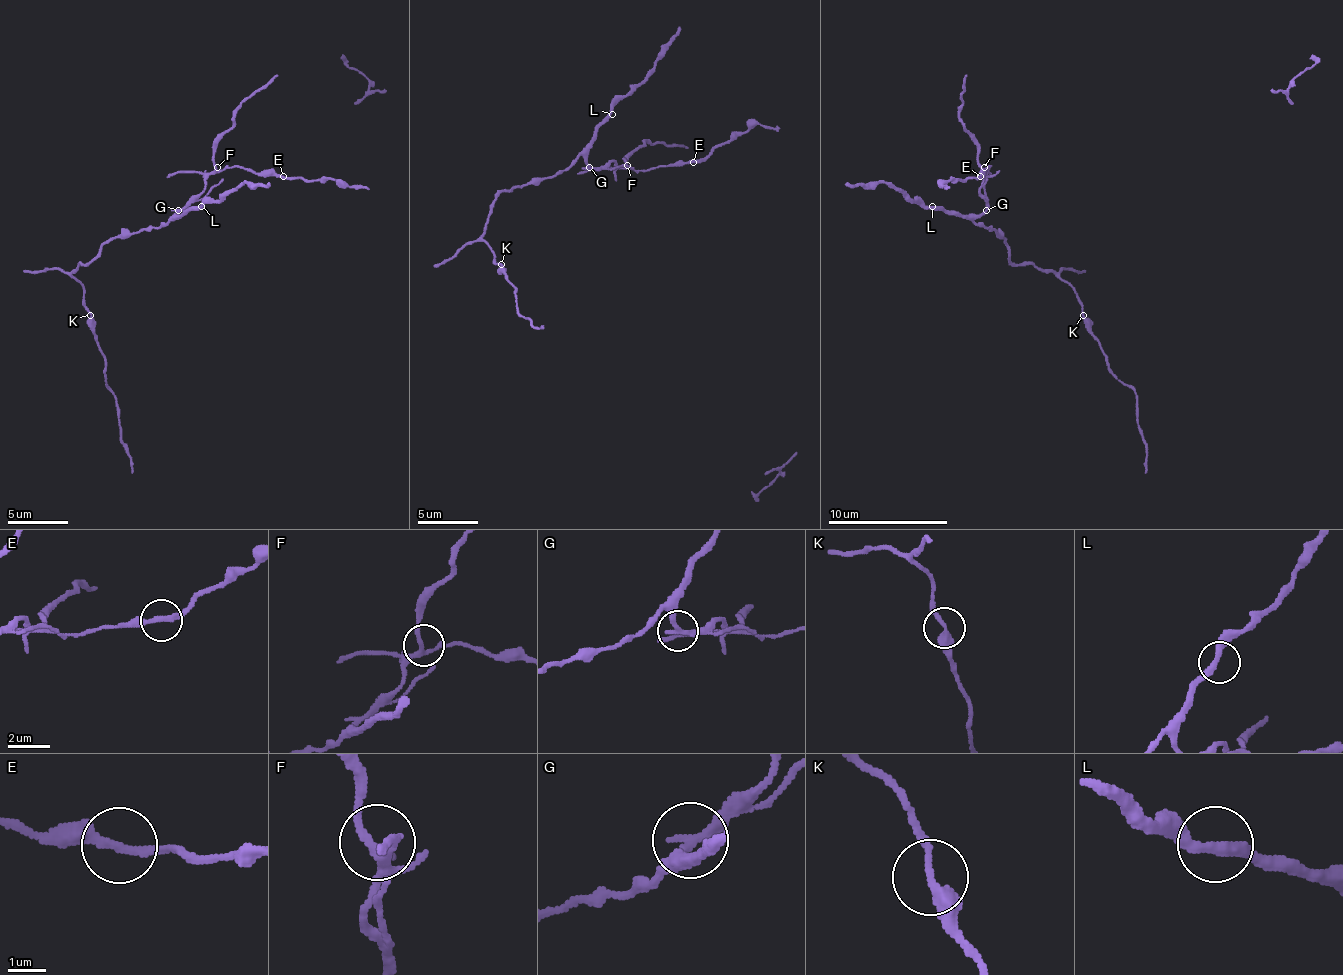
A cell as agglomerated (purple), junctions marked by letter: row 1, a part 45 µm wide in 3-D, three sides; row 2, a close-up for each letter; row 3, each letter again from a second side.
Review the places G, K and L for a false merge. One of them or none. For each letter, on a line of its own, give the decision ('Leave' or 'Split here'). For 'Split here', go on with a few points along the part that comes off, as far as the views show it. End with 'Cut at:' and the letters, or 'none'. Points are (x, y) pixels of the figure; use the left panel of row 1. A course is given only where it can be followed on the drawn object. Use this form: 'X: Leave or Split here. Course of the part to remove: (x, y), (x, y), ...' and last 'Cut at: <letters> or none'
G: Split here
K: Leave
L: Leave
Cut at: G

